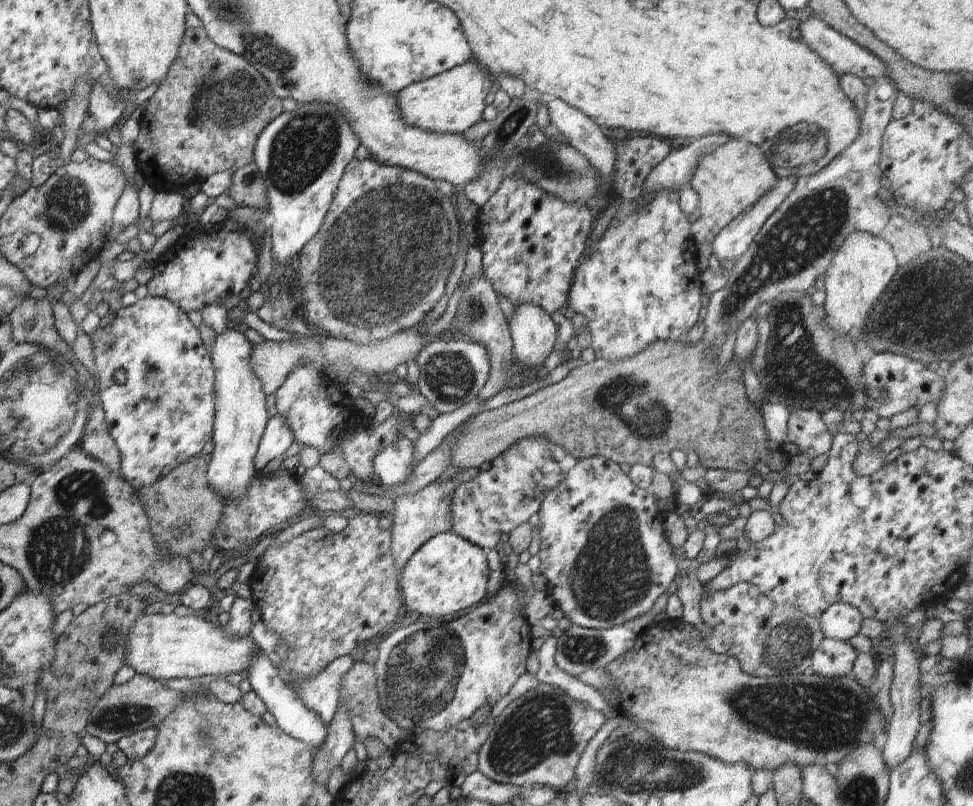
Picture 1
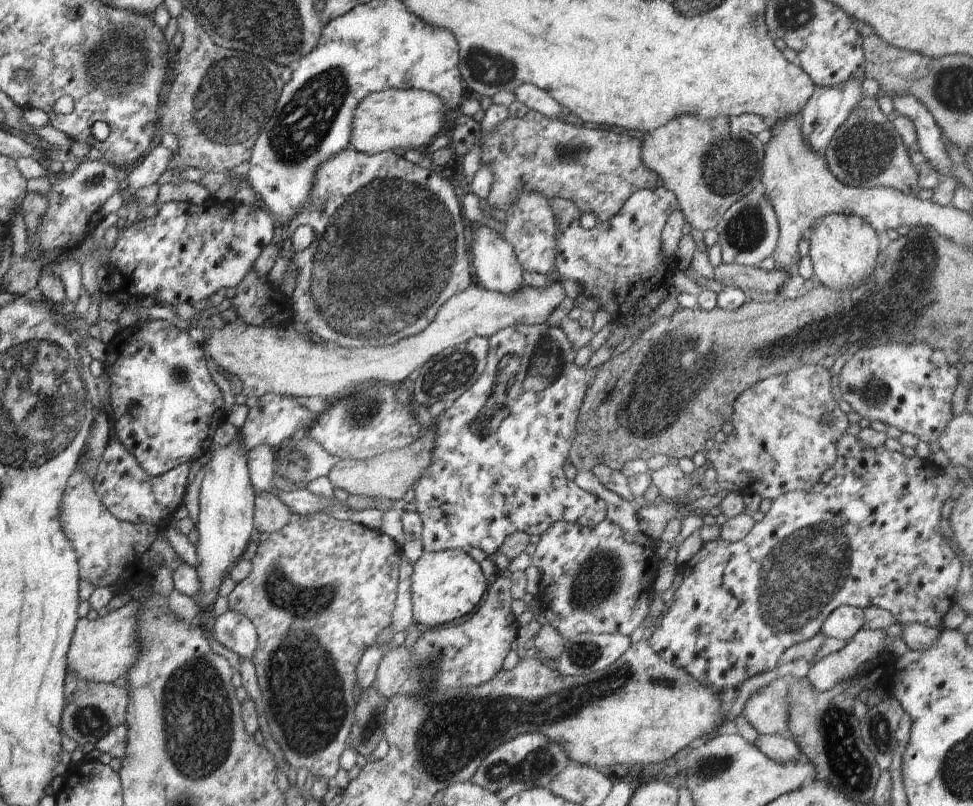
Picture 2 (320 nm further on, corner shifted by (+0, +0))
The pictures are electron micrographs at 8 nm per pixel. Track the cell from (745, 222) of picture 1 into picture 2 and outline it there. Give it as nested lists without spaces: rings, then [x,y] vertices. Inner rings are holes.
[[[865,78],[850,79],[834,86],[816,87],[800,112],[801,133],[812,150],[822,154],[827,150],[836,129],[847,119],[863,97],[861,84]]]

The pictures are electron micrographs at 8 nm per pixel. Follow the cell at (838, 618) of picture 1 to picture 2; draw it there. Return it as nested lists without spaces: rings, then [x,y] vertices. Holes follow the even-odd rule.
[[[850,605],[836,608],[822,625],[821,632],[836,640],[849,641],[864,626],[863,609]]]

